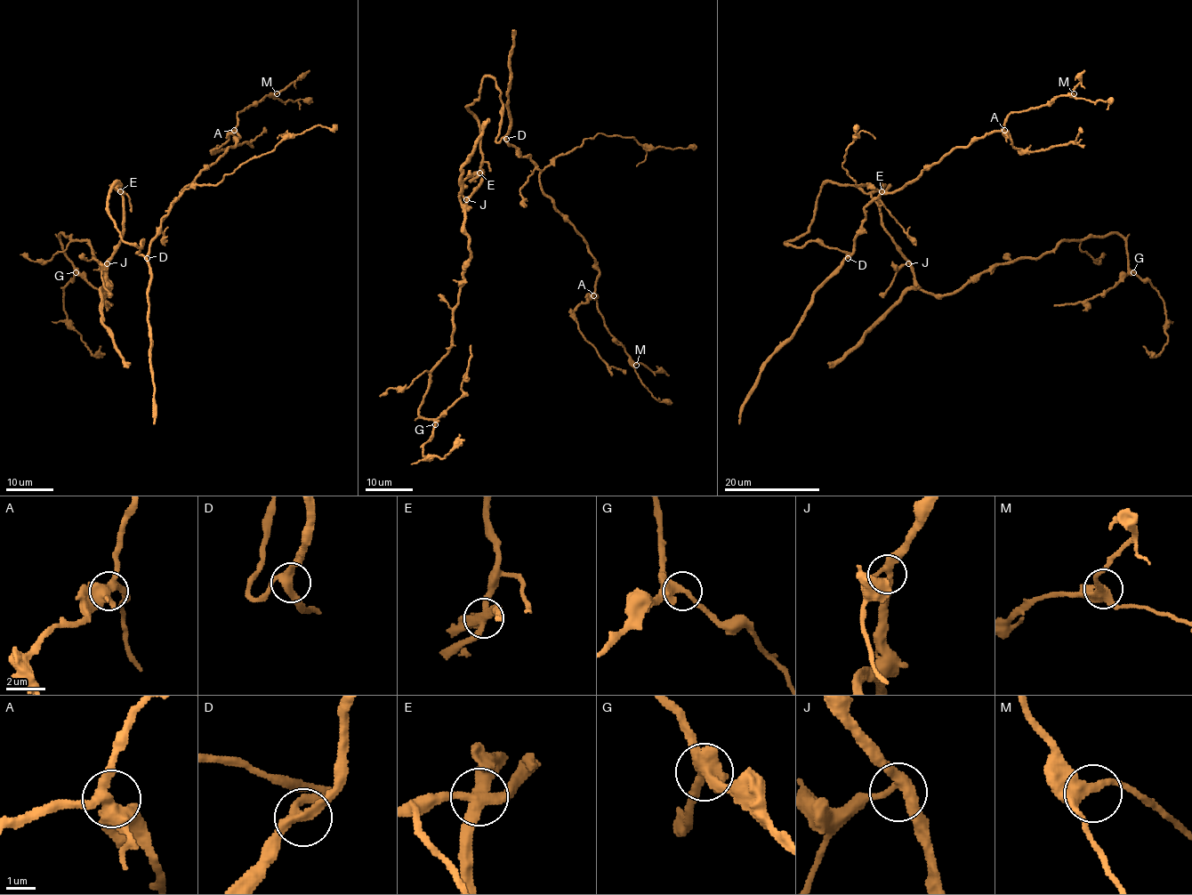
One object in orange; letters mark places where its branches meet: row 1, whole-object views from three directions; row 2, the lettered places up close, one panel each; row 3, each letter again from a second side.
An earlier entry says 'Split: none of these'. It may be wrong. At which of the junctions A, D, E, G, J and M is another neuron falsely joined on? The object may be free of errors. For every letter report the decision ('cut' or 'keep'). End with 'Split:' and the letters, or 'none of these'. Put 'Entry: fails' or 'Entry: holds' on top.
Entry: fails
A: keep
D: keep
E: cut
G: keep
J: keep
M: keep
Split: E

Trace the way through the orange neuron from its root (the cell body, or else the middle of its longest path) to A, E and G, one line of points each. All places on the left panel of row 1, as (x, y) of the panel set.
A: (116, 182), (110, 220), (124, 242), (143, 241), (137, 253), (145, 256), (180, 193), (235, 145), (234, 130)
E: (116, 182), (120, 183), (123, 193), (120, 190)
G: (116, 182), (123, 236), (107, 262), (109, 294), (90, 243), (60, 234), (76, 272)

